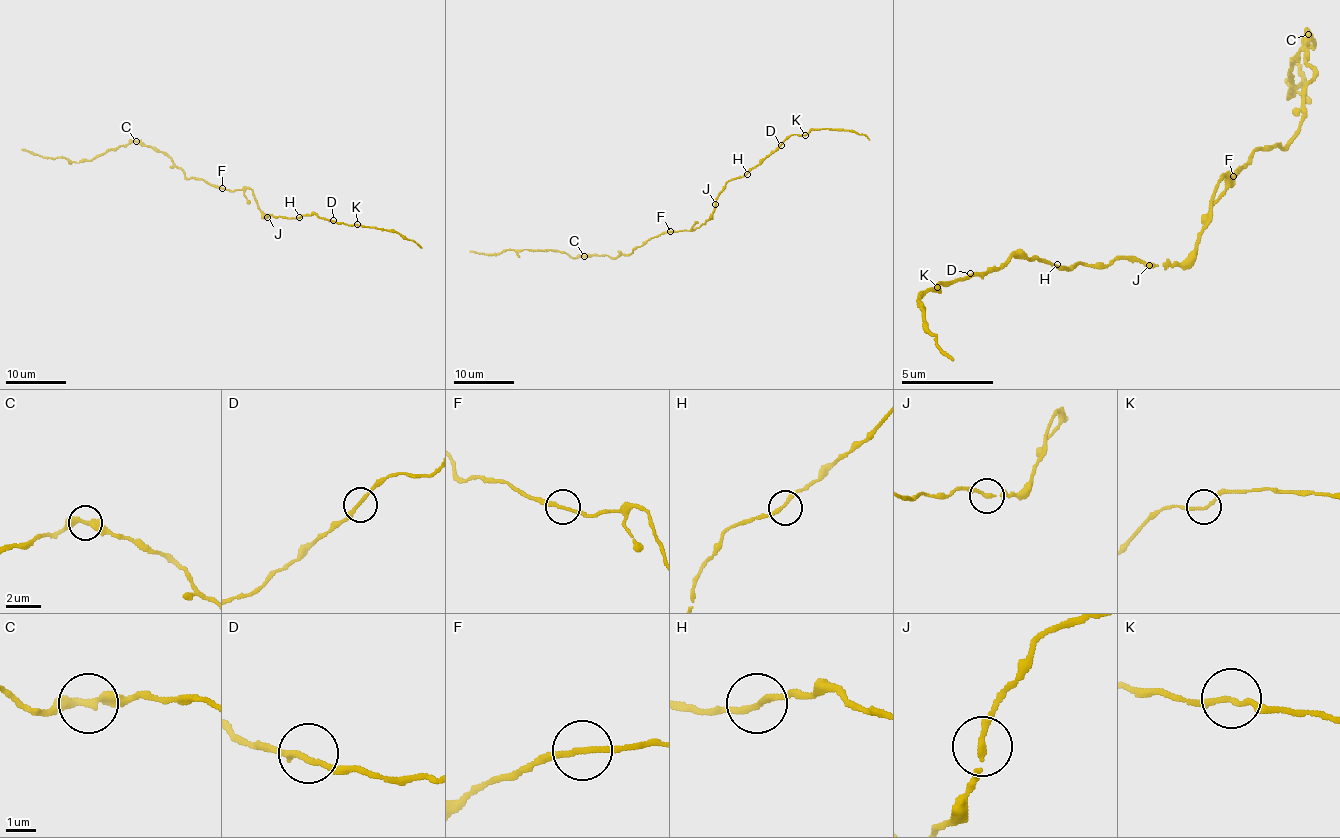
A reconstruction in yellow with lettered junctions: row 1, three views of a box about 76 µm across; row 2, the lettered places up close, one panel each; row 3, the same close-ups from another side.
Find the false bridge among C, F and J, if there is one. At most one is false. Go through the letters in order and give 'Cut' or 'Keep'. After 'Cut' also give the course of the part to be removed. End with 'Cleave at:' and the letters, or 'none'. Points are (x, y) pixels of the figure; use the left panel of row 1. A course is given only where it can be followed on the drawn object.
C: Keep
F: Keep
J: Keep
Cleave at: none

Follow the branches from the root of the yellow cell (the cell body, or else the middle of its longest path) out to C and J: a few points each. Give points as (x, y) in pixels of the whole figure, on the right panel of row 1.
C: (1228, 181), (1233, 185), (1233, 176), (1256, 148), (1279, 148), (1302, 121), (1302, 93), (1312, 84), (1307, 33)
J: (1228, 181), (1224, 176), (1215, 185), (1210, 222), (1201, 232), (1201, 241), (1178, 264), (1150, 264)

